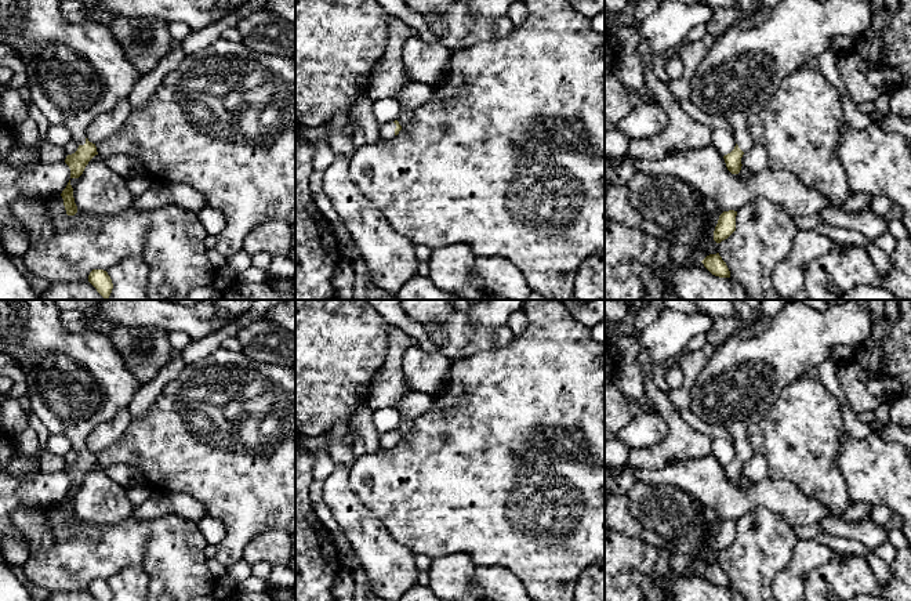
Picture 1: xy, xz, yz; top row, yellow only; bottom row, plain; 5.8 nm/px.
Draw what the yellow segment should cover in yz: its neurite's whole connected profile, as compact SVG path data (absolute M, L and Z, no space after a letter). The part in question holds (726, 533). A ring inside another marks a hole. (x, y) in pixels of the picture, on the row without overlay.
M729 519L719 525L718 533L714 540L714 550L721 553L727 548L736 540L736 525L737 521Z

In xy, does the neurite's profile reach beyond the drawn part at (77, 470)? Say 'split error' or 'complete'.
split error

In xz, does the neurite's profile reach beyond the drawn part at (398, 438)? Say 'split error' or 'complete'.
split error

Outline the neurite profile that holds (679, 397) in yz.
M683 387L672 388L668 397L678 409L689 410L690 394Z

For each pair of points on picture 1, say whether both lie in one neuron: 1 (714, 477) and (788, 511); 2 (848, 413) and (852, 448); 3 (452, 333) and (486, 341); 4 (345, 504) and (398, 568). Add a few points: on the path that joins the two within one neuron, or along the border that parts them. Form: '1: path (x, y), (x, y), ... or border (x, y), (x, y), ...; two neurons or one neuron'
1: path (732, 495), (735, 498), (770, 498); one neuron
2: border (873, 431), (861, 438), (853, 438), (846, 433); two neurons
3: path (460, 337), (478, 339); one neuron
4: path (354, 520), (383, 553); one neuron

